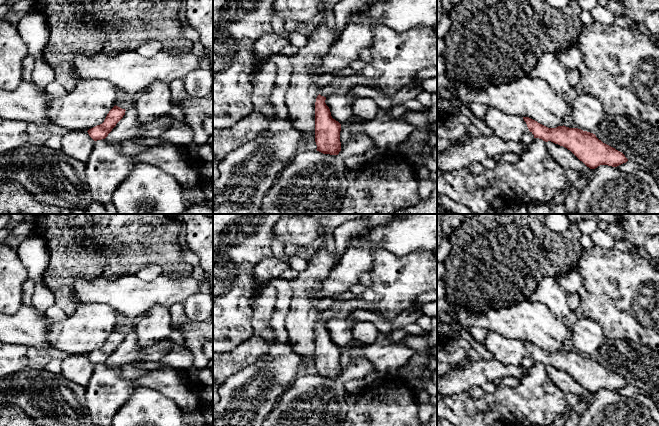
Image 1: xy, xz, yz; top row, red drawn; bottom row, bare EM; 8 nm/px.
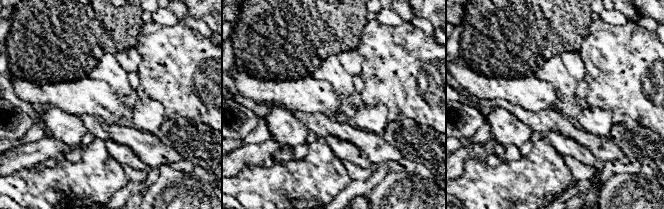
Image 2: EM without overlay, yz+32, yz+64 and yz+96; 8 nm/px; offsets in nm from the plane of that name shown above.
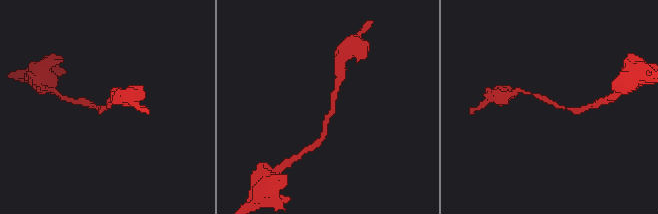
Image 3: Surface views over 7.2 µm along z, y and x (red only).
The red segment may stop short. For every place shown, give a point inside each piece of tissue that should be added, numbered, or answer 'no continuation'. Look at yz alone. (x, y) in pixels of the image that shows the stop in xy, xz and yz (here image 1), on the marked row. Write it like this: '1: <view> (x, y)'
no continuation

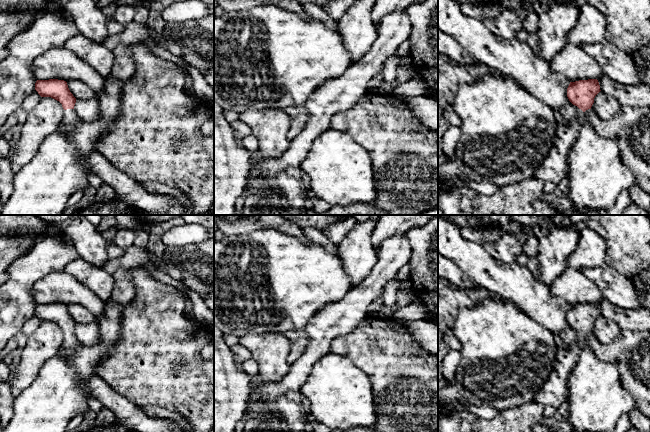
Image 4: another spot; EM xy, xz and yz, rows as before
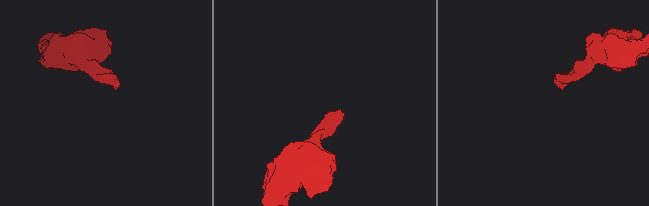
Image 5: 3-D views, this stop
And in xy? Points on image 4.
1: xy (70, 118)

